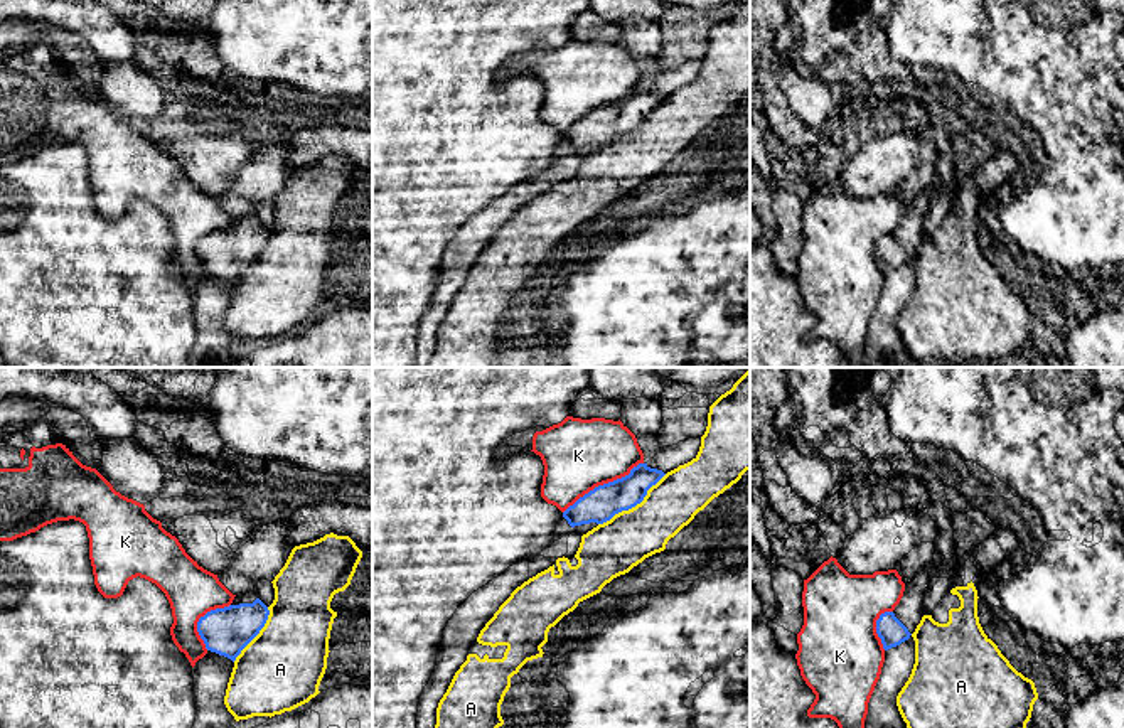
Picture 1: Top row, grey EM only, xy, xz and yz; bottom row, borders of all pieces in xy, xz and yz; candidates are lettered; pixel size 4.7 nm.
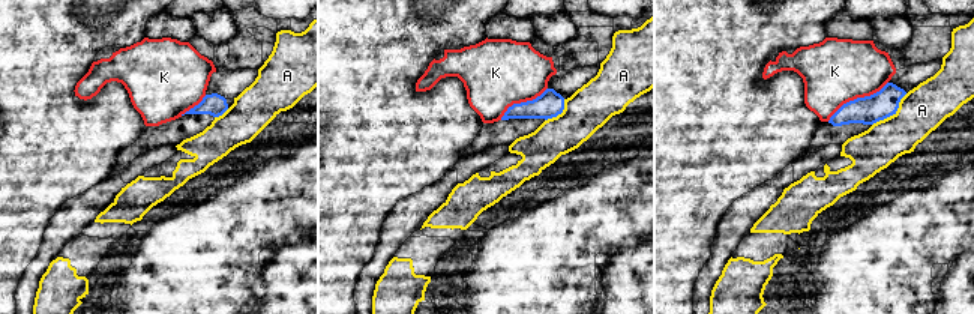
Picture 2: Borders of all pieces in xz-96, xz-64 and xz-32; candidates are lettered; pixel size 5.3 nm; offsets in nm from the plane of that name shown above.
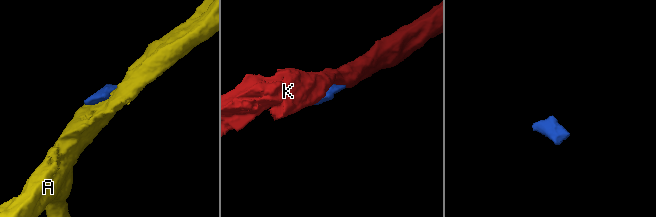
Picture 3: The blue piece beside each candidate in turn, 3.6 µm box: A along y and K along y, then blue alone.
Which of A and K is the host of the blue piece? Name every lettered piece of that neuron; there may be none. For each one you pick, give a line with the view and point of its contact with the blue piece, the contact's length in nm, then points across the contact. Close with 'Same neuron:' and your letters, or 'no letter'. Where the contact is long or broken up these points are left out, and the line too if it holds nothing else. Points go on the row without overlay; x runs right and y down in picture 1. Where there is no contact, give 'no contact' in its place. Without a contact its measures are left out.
Same neuron: no letter

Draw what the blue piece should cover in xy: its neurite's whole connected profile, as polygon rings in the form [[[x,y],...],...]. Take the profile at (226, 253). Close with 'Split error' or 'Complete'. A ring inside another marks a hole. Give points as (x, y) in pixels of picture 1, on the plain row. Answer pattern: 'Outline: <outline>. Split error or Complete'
Outline: [[[248,214],[234,219],[229,229],[211,233],[201,239],[197,254],[207,273],[234,285],[241,273],[265,249],[268,238],[268,229],[254,214]]]. Split error

